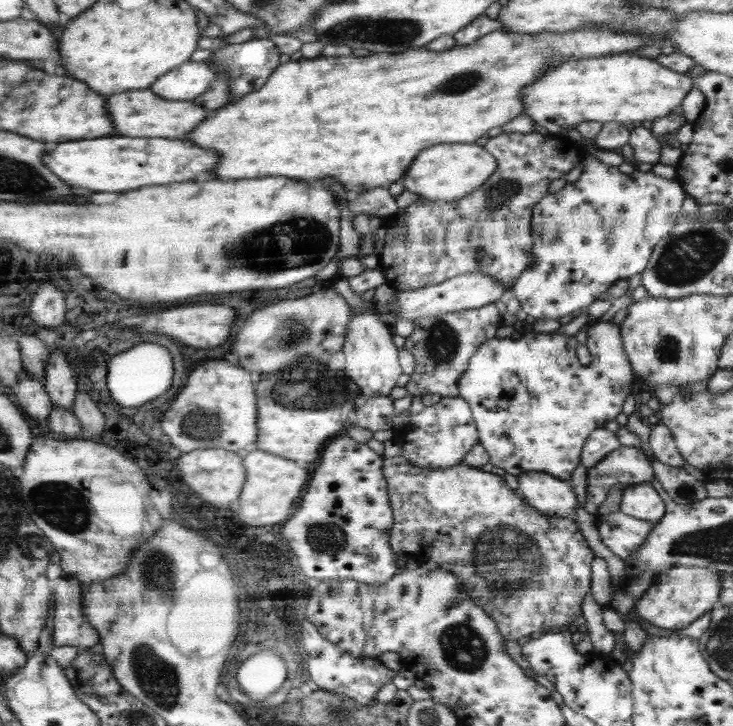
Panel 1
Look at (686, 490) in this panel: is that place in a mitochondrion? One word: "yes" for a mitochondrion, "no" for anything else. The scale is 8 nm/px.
yes

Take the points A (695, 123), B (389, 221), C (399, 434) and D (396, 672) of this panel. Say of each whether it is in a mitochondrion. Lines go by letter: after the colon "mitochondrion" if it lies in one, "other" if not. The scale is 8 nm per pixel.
A: other
B: other
C: other
D: other

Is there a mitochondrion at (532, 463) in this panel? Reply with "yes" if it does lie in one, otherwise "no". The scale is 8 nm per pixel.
no

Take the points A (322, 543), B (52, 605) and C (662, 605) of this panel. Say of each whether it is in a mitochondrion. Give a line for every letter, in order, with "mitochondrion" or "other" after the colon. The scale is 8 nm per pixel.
A: mitochondrion
B: other
C: other

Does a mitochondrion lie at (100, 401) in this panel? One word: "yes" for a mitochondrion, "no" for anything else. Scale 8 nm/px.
no

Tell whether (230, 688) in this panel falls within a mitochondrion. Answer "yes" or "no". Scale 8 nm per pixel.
no

